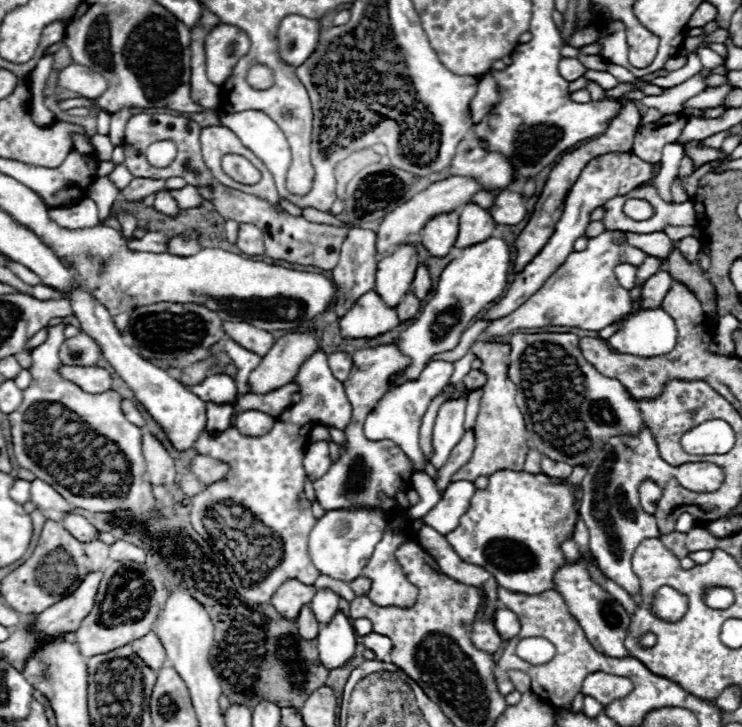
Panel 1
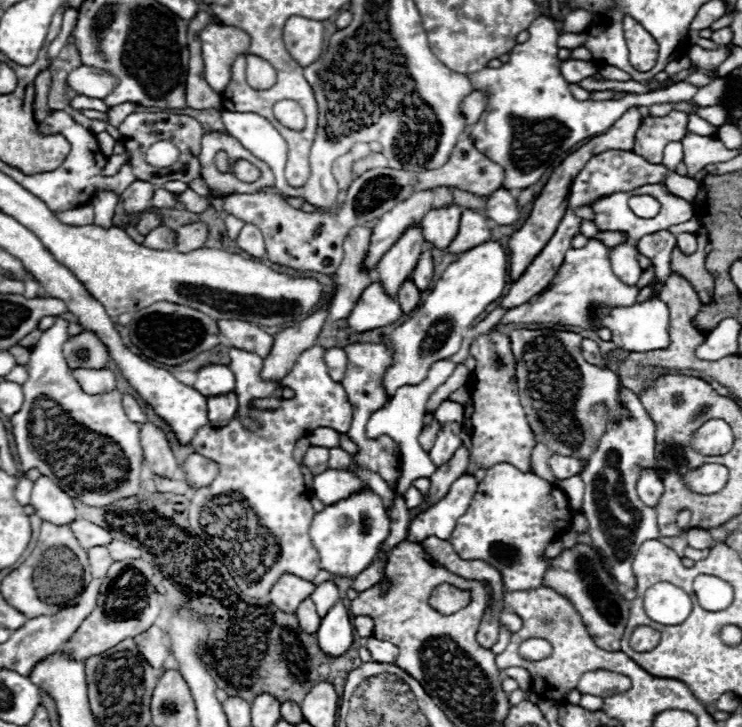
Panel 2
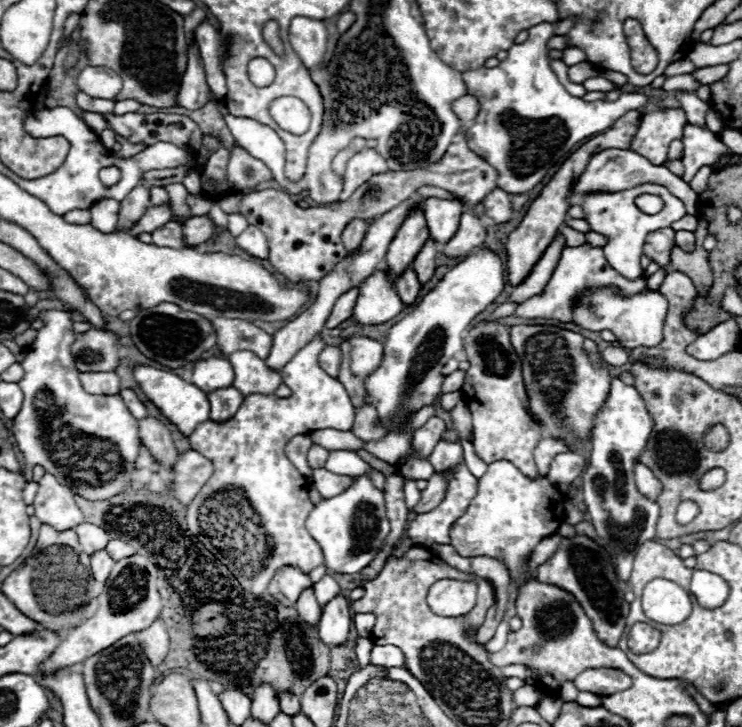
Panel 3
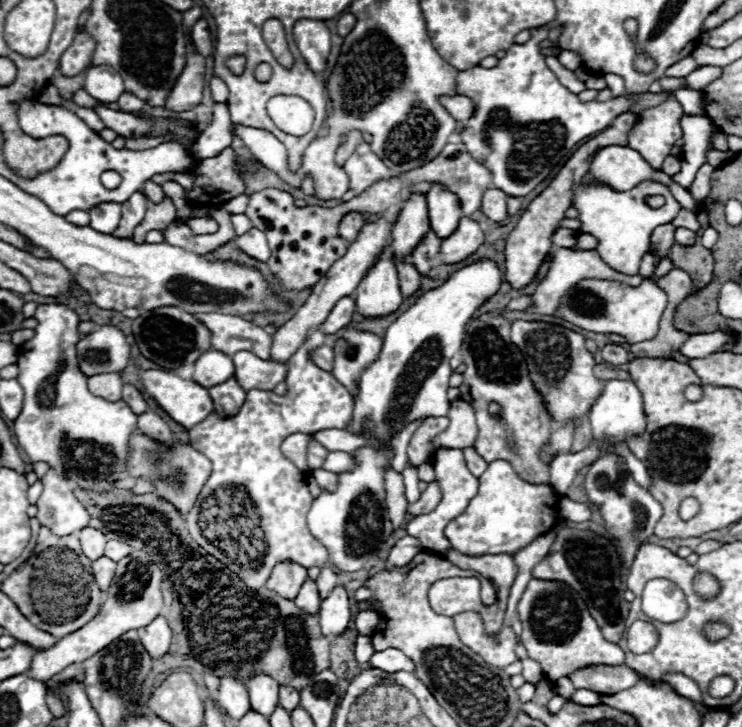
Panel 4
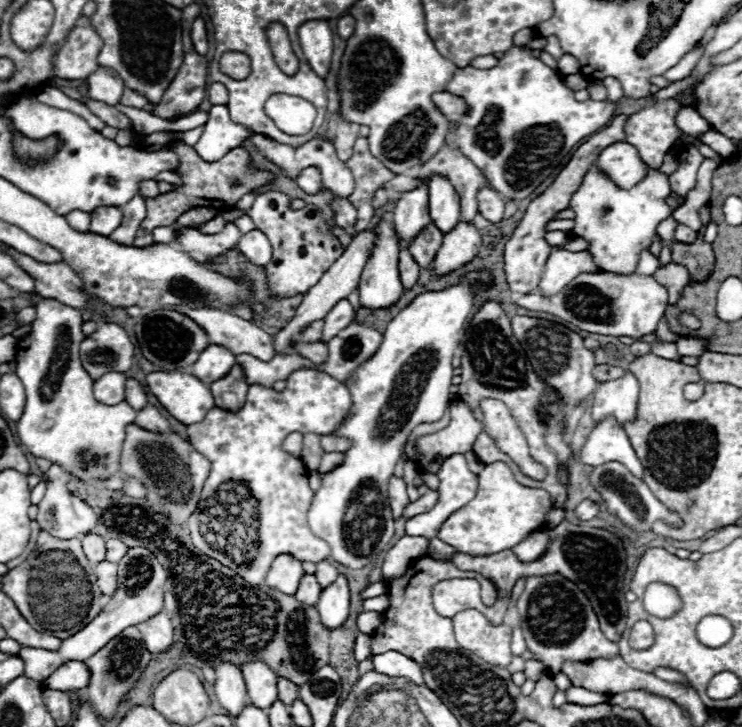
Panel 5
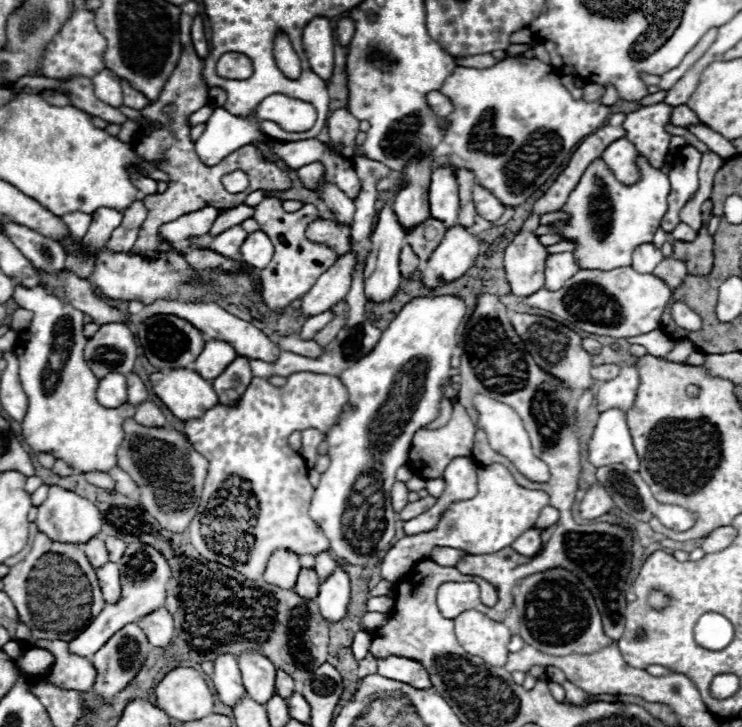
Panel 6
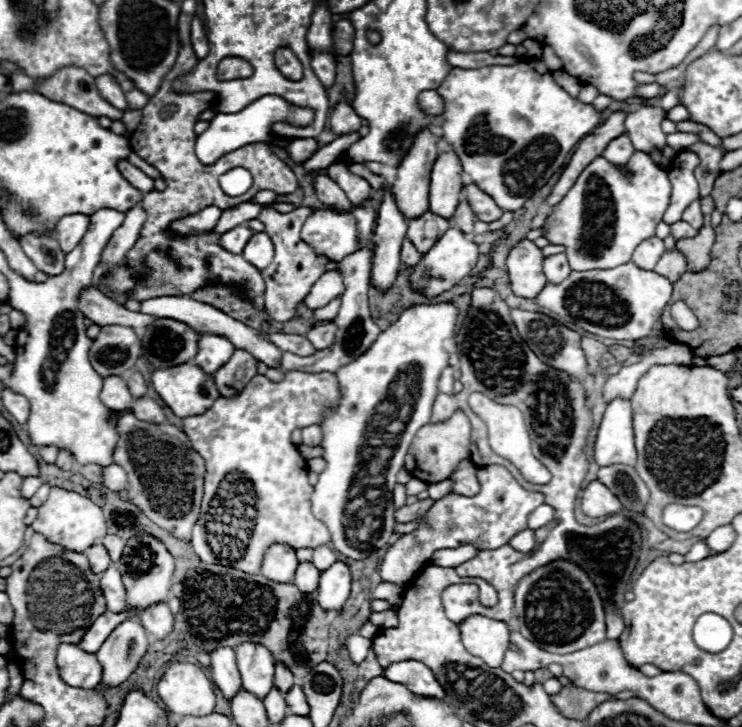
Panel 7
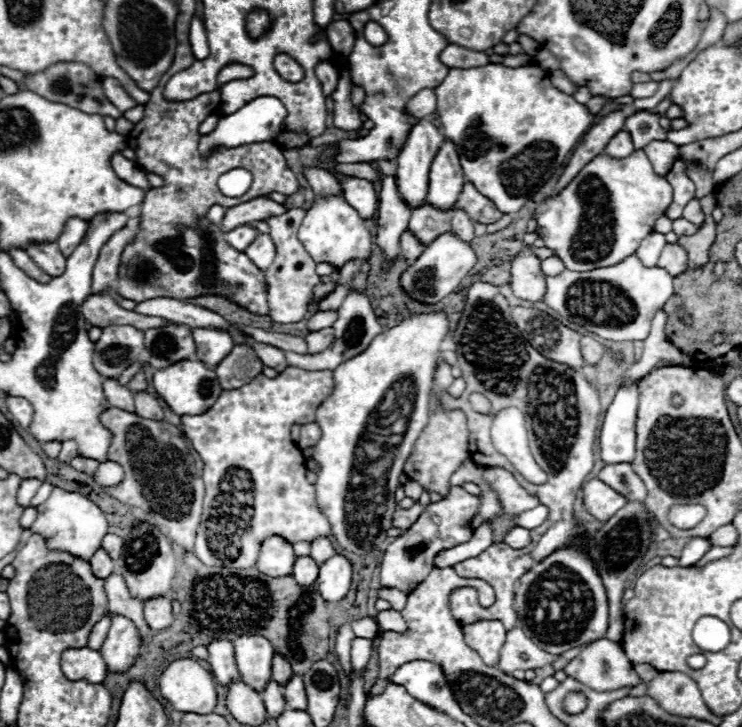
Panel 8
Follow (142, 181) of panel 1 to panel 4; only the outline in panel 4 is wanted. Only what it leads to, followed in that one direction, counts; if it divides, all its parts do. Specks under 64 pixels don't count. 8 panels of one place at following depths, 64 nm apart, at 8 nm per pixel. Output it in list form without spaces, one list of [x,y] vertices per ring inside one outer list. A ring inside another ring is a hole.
[[[134,192],[130,200],[122,204],[122,220],[120,220],[120,226],[114,230],[114,236],[132,238],[134,228],[138,226],[138,222],[142,222],[146,214],[146,206],[148,206],[148,198],[142,192]]]

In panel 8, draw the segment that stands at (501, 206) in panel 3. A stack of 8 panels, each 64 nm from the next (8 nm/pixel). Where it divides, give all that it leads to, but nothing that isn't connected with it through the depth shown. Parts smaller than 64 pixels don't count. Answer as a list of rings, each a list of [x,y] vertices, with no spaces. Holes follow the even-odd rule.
[[[470,182],[464,184],[458,196],[458,202],[454,204],[452,210],[464,210],[466,214],[470,214],[474,222],[480,222],[480,224],[492,224],[502,218],[502,212],[494,206],[494,202],[482,196]]]

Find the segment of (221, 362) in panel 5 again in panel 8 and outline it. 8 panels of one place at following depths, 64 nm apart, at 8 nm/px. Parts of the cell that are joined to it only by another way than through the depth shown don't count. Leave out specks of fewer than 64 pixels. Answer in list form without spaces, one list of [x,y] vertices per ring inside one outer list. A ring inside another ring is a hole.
[[[192,328],[196,342],[196,358],[208,366],[216,366],[234,346],[232,336],[220,328]]]

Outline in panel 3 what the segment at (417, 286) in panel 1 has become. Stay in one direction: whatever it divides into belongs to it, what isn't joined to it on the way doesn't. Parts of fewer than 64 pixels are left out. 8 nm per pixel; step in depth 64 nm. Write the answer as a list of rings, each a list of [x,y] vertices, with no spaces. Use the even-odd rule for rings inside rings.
[[[428,238],[426,244],[422,246],[422,250],[418,252],[418,256],[416,256],[414,262],[412,262],[412,268],[414,268],[414,272],[418,274],[420,284],[424,284],[426,280],[432,278],[436,254],[438,254],[438,244],[436,244],[432,238]]]

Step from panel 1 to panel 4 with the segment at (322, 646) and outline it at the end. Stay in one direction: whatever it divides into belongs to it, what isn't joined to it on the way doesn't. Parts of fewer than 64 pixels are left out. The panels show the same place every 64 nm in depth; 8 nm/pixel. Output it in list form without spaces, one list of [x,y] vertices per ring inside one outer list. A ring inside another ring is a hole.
[[[338,584],[328,594],[328,598],[324,598],[320,602],[318,618],[320,618],[322,632],[324,634],[342,634],[342,632],[346,632],[348,622],[352,618],[350,610],[352,610],[352,604],[350,604],[348,592],[346,592],[346,588],[342,584]]]

